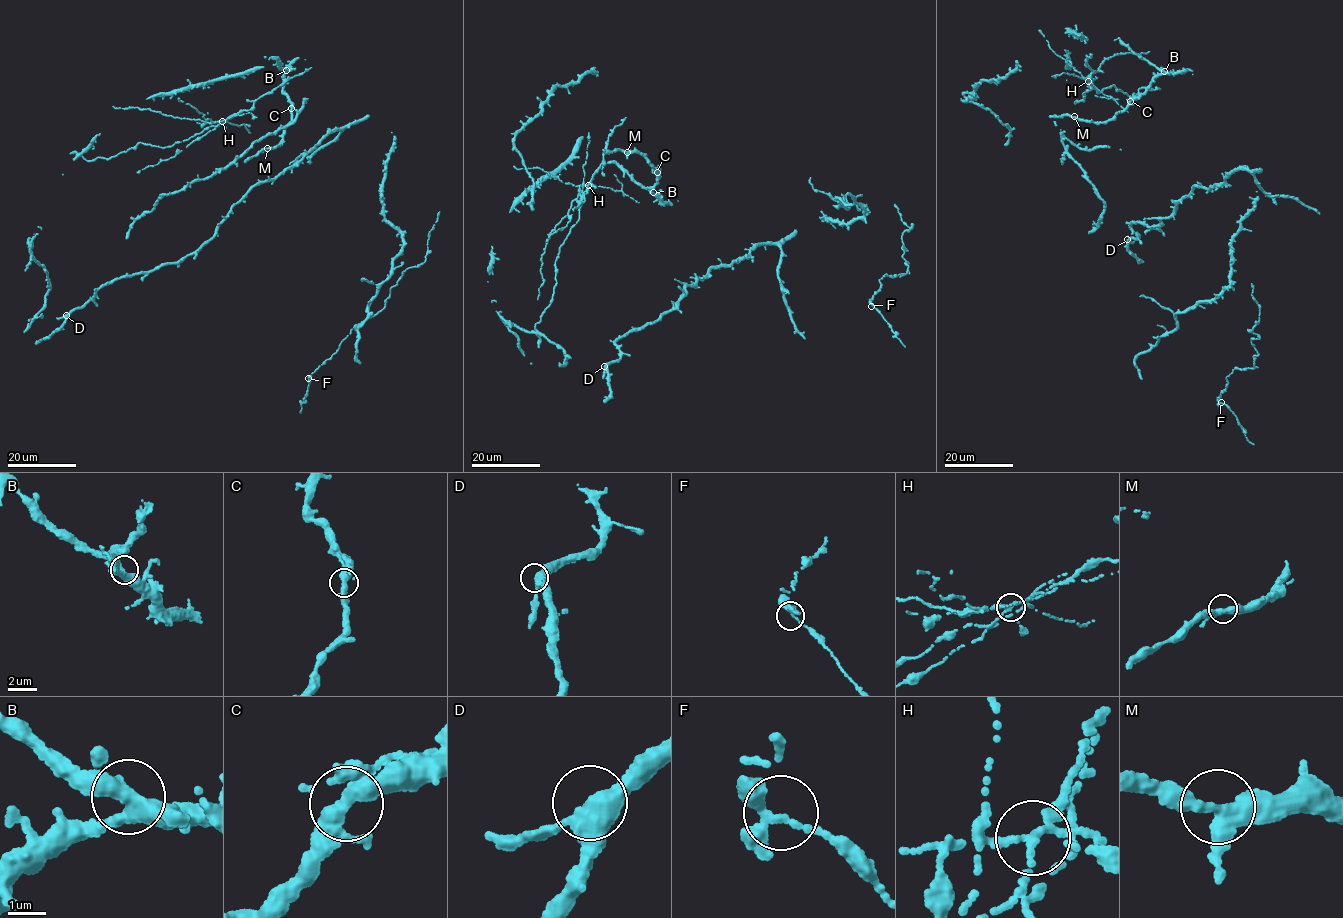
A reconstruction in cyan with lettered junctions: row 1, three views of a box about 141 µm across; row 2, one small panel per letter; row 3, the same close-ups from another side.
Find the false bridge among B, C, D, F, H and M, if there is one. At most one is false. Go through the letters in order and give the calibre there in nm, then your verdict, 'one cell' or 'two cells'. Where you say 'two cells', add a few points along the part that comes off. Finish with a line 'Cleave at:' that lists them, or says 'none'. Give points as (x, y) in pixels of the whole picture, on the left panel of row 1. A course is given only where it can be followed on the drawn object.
B: calibre 400 nm; one cell
C: calibre 360 nm; one cell
D: calibre 360 nm; one cell
F: calibre 240 nm; one cell
H: calibre 200 nm; two cells; course (221, 122), (174, 117), (147, 108), (113, 106)
M: calibre 340 nm; one cell
Cleave at: H

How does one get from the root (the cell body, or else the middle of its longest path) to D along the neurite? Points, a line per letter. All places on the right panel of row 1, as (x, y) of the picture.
D: (1133, 222), (1131, 229), (1139, 236), (1127, 239)

